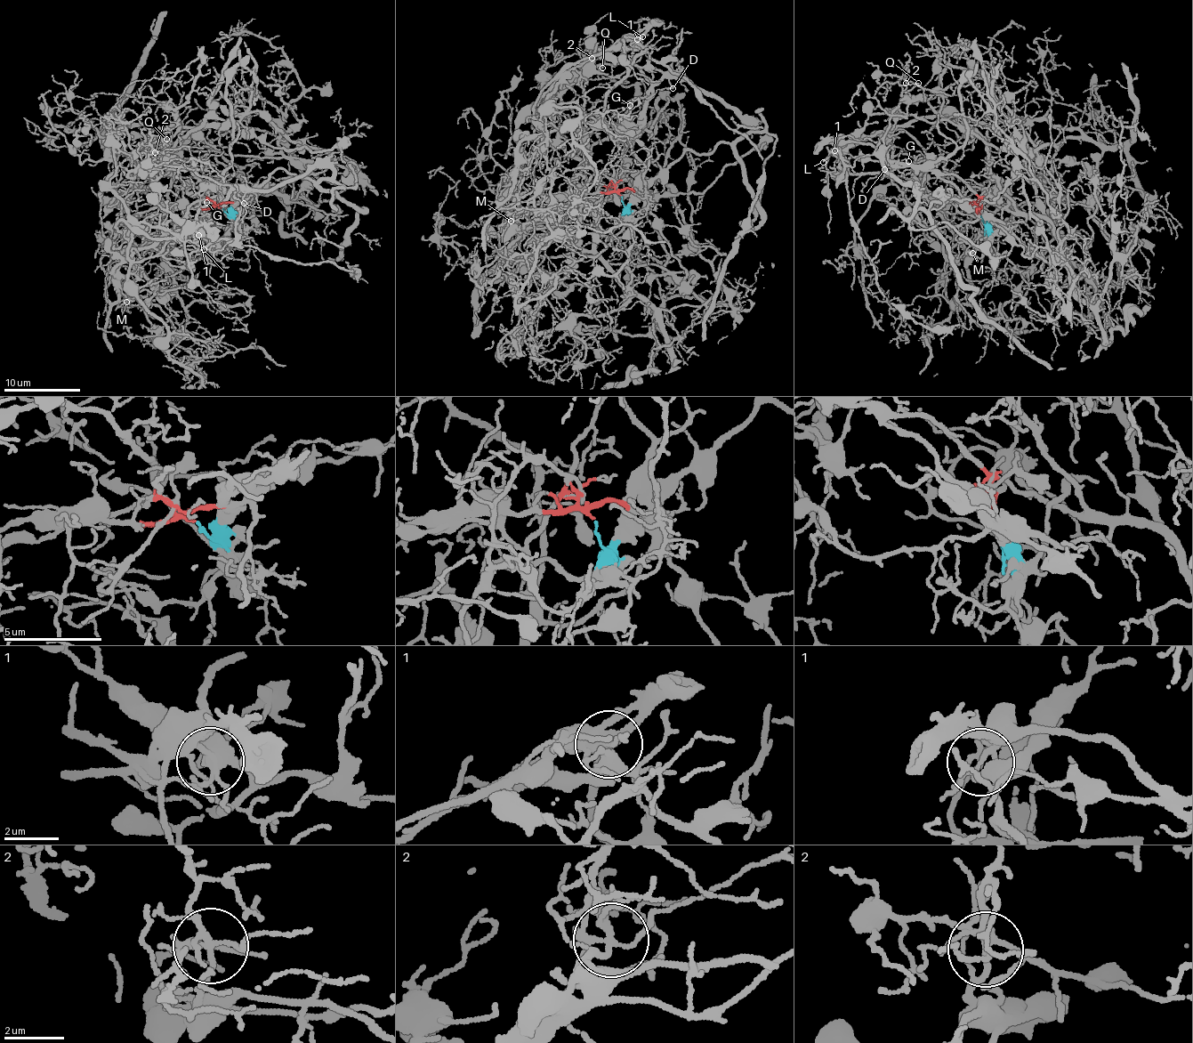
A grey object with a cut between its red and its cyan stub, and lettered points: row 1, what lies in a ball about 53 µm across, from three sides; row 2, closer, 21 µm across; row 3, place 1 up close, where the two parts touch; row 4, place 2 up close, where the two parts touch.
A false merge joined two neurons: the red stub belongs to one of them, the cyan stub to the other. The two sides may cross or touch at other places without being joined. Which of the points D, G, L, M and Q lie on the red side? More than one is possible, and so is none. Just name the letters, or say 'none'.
D, G, L, Q

